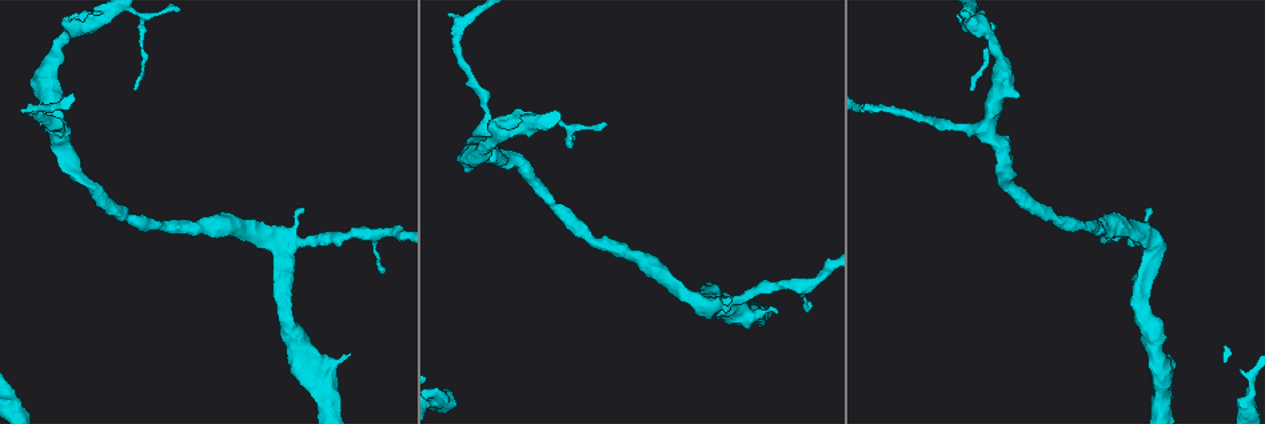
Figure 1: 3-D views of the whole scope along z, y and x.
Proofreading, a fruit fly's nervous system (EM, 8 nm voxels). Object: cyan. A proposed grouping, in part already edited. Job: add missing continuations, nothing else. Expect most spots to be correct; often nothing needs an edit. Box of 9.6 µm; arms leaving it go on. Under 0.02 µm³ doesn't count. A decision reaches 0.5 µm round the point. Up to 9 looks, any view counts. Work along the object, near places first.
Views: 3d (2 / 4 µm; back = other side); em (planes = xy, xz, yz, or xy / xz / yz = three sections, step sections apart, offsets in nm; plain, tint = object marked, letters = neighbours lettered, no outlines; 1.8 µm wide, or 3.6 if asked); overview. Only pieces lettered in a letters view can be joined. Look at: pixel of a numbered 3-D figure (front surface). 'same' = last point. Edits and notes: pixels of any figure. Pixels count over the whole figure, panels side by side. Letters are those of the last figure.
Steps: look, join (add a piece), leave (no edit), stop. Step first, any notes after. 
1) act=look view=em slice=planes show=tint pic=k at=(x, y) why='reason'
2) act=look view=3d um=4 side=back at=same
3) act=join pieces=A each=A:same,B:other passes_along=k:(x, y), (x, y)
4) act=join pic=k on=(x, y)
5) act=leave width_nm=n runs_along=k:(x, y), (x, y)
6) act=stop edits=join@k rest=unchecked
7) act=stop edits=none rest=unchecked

act=look view=3d um=4 pic=1 at=(281, 248) why='three-way junction'

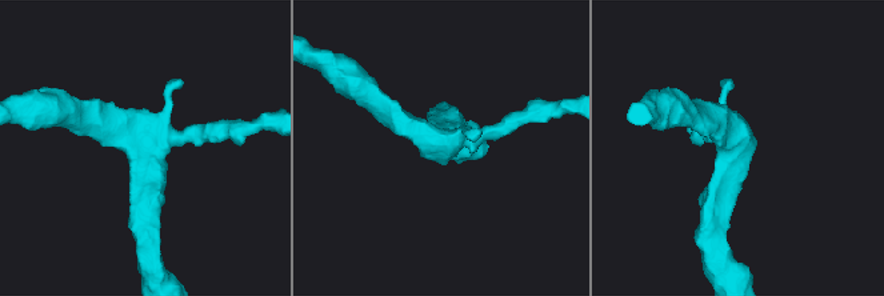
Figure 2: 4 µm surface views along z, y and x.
act=look view=em um=3.6 slice=planes show=letters pic=2 at=(739, 150) why='shape alone is not enough'

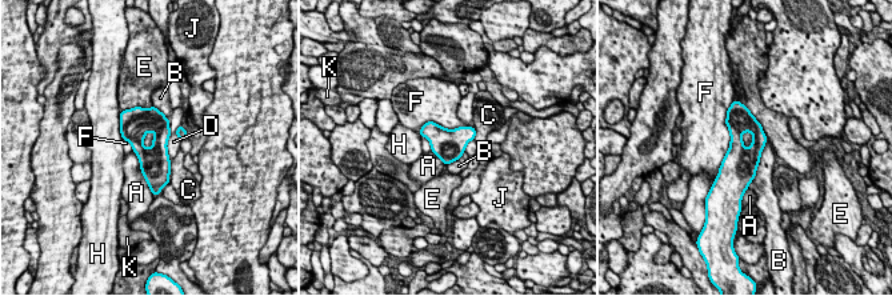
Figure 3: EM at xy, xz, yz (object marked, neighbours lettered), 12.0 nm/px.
act=leave each=A:other,B:other,C:other,D:other,E:other,F:other,H:other,J:other,K:other border=3:(132, 150), (140, 172), (152, 192) found='no lettered piece goes on from it'

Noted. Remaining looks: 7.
act=look view=em slice=planes show=plain pic=1 at=(349, 356) why='an open end'

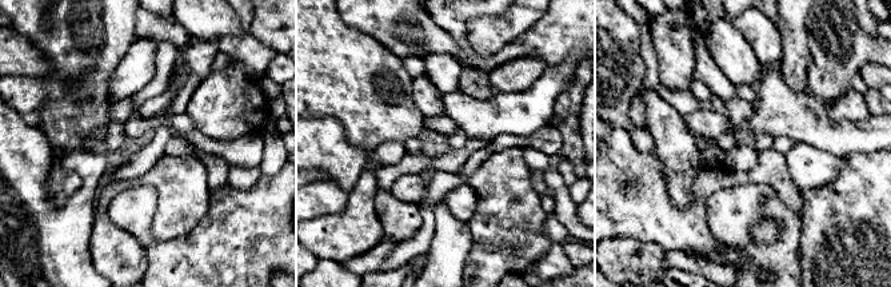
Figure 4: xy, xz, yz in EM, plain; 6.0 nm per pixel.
act=look view=em slice=planes show=tint at=same

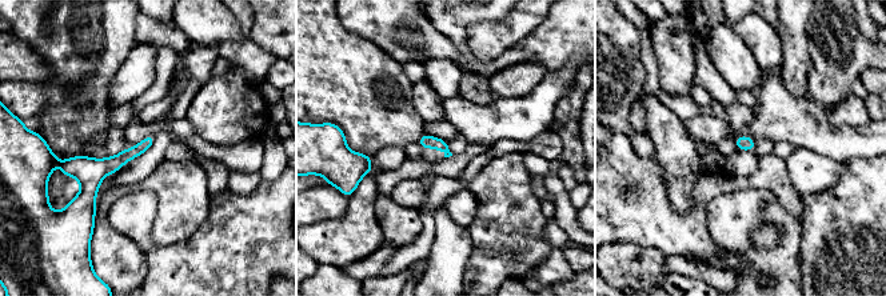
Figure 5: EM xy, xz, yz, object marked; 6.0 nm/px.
act=look view=em slice=planes show=letters at=same why='what lies round it'

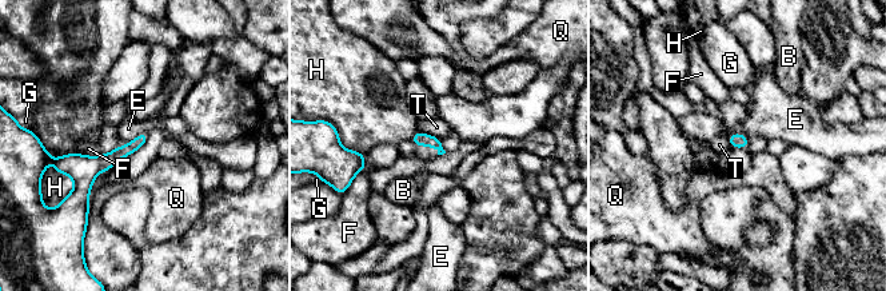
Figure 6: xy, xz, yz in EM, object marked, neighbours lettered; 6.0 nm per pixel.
act=leave each=B:other,E:other,F:other,G:other,H:other,Q:other,T:other border=6:(418, 130), (439, 138) found='none of them fits'

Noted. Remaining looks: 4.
act=look view=em slice=xy step=8 show=tint pic=1 at=(56, 134) why='sudden change in width'

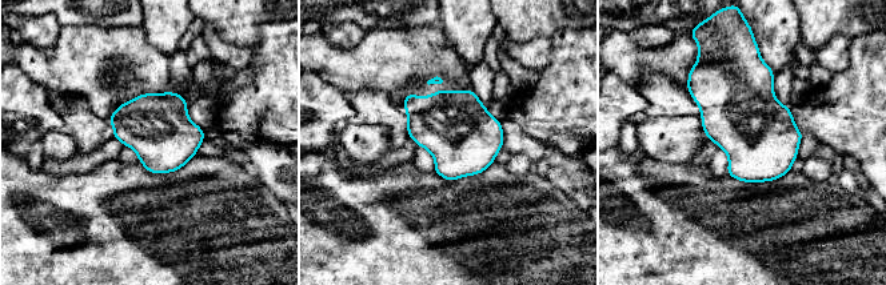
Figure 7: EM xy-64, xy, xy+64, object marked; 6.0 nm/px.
act=look view=em slice=planes show=letters at=same

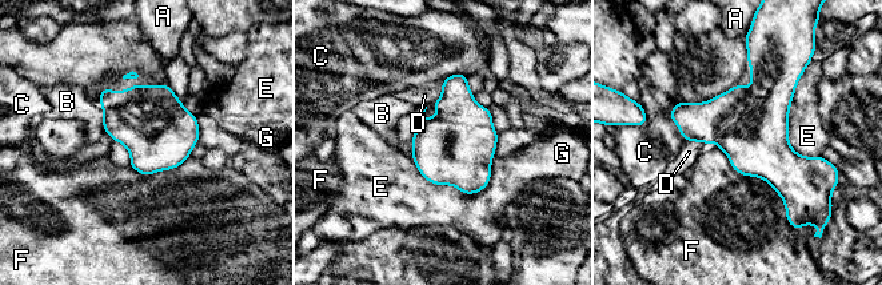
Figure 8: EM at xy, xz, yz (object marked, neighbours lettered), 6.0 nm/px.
act=leave each=A:other,B:other,C:other,D:other,E:other,F:other,G:other border=8:(718, 147), (731, 165) found='no lettered piece goes on from it'

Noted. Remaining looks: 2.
act=look view=em slice=planes show=letters pic=1 at=(972, 90) why='branch stops here'

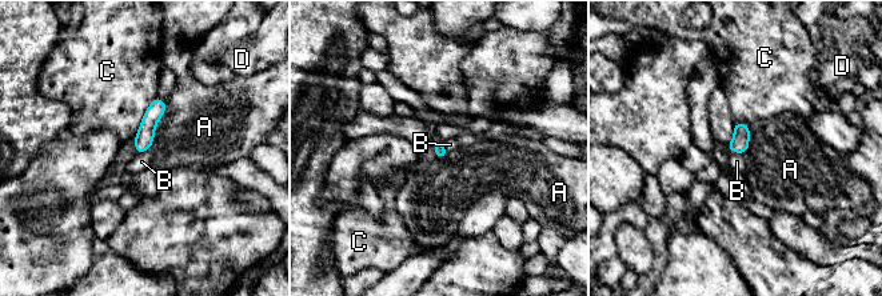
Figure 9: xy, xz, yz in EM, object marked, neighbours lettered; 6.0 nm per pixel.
act=leave each=A:other,B:other,C:other,D:other border=9:(154, 142), (146, 151), (136, 154) found='none of them fits'

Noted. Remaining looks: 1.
act=stop edits=none rest=unchecked

